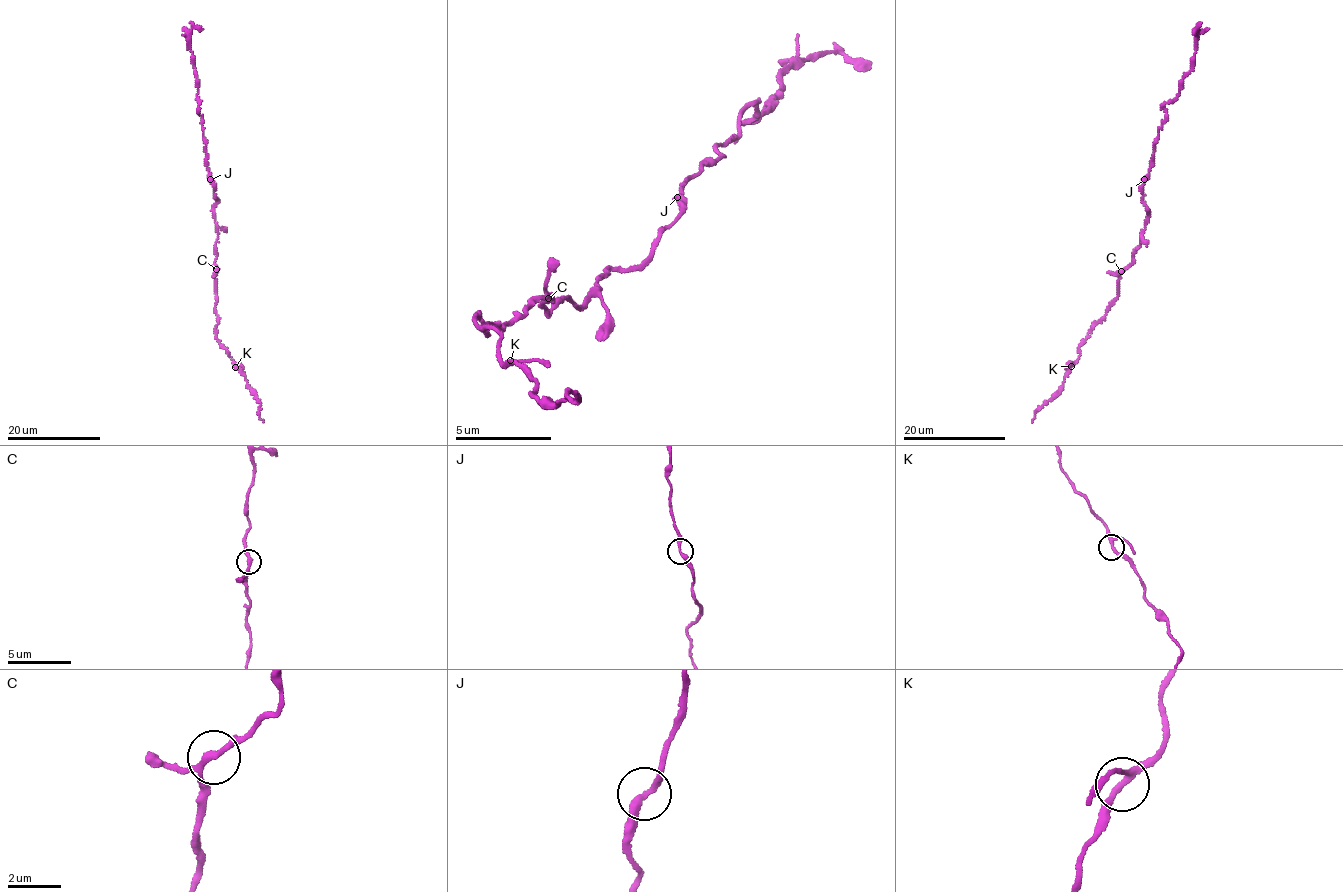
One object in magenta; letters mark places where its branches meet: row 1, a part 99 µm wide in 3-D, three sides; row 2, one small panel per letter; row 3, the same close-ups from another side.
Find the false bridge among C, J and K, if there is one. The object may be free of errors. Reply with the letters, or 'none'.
none

